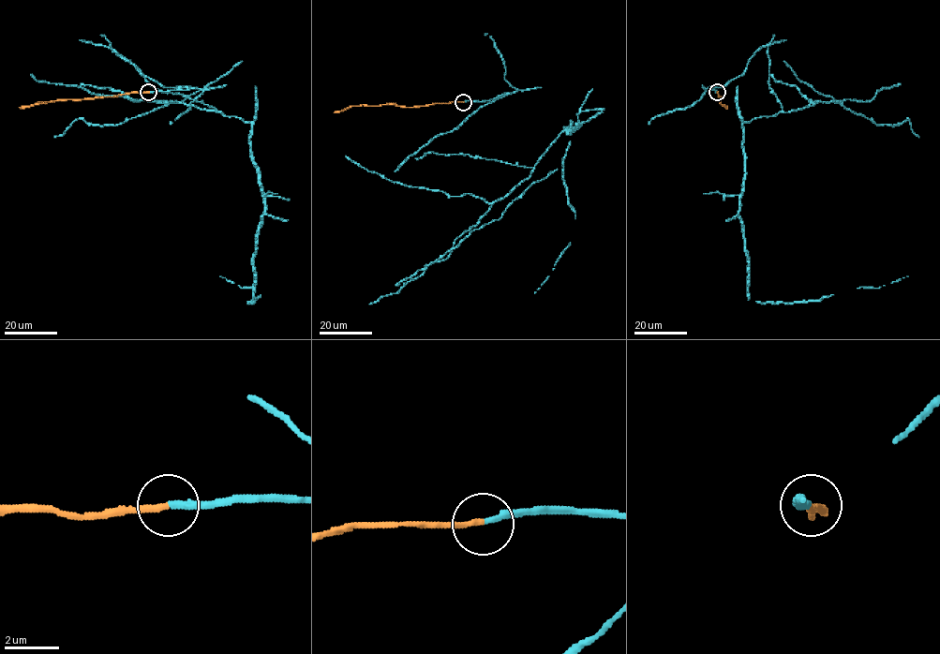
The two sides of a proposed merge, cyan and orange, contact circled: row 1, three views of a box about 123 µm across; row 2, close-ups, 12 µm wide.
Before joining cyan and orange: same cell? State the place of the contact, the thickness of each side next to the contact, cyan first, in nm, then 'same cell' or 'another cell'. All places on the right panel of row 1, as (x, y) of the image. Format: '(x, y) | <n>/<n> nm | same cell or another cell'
(717, 92) | 240/220 nm | same cell

